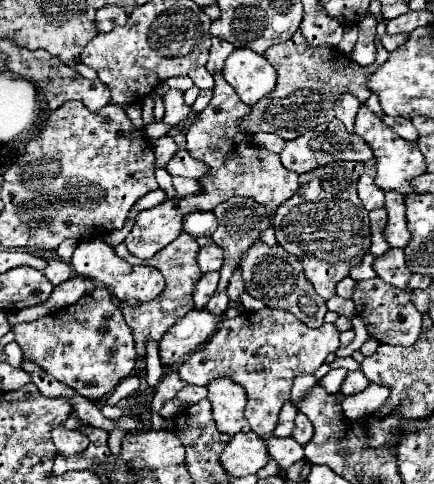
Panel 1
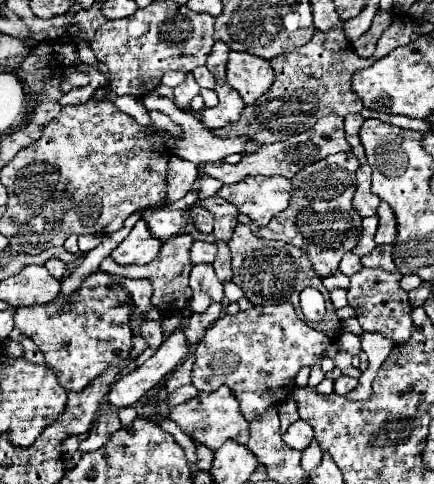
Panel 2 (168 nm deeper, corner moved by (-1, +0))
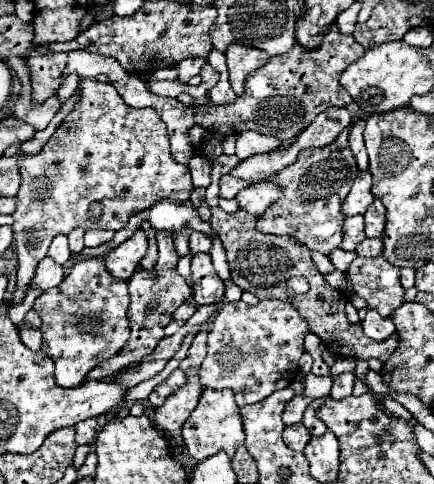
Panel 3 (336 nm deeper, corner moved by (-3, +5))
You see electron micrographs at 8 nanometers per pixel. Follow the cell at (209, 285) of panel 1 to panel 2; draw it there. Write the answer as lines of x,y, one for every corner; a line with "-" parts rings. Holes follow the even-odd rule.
211,264
193,266
189,276
189,286
193,288
193,298
191,298
193,312
205,312
209,304
223,300
223,284
217,280

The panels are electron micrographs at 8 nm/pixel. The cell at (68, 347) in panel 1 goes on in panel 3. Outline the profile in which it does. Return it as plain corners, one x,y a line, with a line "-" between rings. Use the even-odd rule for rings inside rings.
103,259
79,261
63,283
43,291
33,307
43,321
43,351
55,361
55,381
61,387
77,387
93,367
119,353
129,339
127,281
109,275

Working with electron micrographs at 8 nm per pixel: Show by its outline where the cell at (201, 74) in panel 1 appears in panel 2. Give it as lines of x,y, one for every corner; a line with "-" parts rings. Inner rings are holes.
205,66
193,70
193,76
195,76
195,80
197,80
197,84
201,88
213,88
215,86
215,78
213,78
213,74

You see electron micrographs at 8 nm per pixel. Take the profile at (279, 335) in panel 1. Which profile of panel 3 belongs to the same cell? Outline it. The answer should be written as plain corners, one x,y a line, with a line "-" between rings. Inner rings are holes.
265,299
257,305
247,305
243,301
237,303
225,303
221,311
213,319
213,329
209,333
207,341
207,357
201,363
201,383
209,389
233,389
235,403
239,407
257,403
265,397
269,397
273,391
289,387
293,375
299,373
299,357
305,353
303,337
307,333
307,321
297,313
297,309
291,303

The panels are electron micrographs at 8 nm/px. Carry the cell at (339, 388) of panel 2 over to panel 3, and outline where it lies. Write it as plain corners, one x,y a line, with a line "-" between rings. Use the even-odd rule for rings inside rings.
343,373
333,377
333,389
331,389
331,399
343,399
353,393
355,385
355,375
353,373

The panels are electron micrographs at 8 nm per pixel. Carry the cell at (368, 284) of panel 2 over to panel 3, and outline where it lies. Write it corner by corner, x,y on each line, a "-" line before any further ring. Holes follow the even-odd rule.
357,257
351,263
347,275
353,281
353,291
367,301
367,307
369,309
379,311
383,317
391,317
391,313
403,303
405,289
399,283
399,267
391,265
385,257
369,257
369,259

